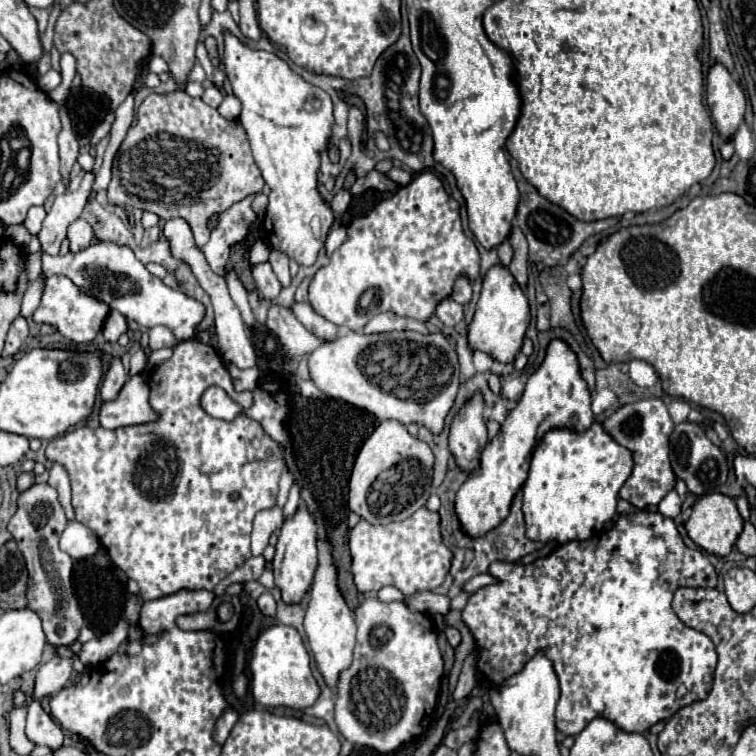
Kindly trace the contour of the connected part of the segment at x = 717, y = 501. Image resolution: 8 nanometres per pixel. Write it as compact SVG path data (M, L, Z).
M707 493L693 503L691 517L685 521L685 529L699 549L703 549L705 553L717 555L717 557L727 557L743 529L743 519L733 499L729 499L723 493Z

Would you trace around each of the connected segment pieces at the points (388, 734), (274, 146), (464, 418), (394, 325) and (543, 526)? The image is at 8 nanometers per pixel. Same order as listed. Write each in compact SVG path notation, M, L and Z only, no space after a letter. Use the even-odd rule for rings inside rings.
M367 597L355 609L355 621L357 645L351 667L339 675L335 691L335 723L349 743L371 747L379 753L391 753L403 743L421 737L431 723L443 677L443 657L437 647L435 627L429 615L411 613L403 601L383 603L377 597Z
M225 31L223 37L225 75L235 97L243 103L239 123L247 131L255 163L261 169L265 183L271 187L269 207L263 221L267 243L273 249L287 253L299 265L313 265L323 245L323 237L335 219L331 207L317 191L319 155L335 123L331 121L331 97L323 89L307 83L275 53L251 49L231 31ZM315 217L321 221L319 237L311 227Z
M475 395L455 417L449 431L449 449L455 463L467 473L479 469L479 453L487 445L485 407L481 395Z
M379 313L375 315L363 329L363 333L385 333L385 331L419 331L427 333L427 327L421 321L415 321L411 317L399 317L395 313Z
M593 423L585 433L577 435L569 429L553 429L549 431L533 451L529 477L523 483L523 513L527 525L527 537L531 541L583 541L589 539L593 533L601 531L605 523L609 523L615 515L617 507L617 493L625 479L631 475L633 459L631 453L617 445L609 435L603 433L599 423Z

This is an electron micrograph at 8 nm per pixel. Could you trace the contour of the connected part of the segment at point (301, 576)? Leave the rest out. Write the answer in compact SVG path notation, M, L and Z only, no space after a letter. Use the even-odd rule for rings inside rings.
M303 503L299 505L297 513L289 521L283 523L271 565L273 565L273 575L275 575L275 587L281 591L281 601L285 605L303 601L303 597L307 595L311 587L313 573L317 569L317 521L309 515Z

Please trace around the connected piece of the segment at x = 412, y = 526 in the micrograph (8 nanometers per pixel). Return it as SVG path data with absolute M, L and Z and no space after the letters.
M421 507L417 513L413 513L411 517L403 521L387 523L387 525L371 525L361 519L349 532L349 549L351 559L353 559L351 571L355 577L355 585L361 593L377 593L379 589L387 585L397 587L405 597L417 591L433 591L435 587L443 583L451 567L451 551L441 541L439 513L431 513L427 507Z

